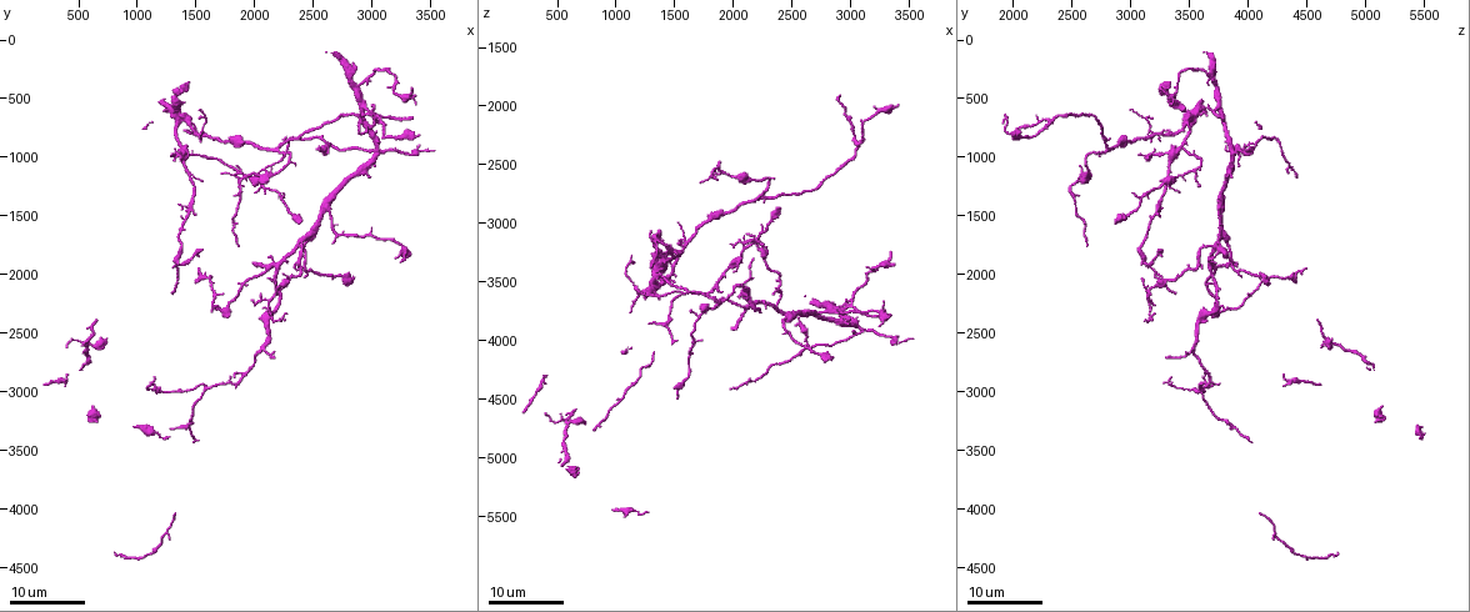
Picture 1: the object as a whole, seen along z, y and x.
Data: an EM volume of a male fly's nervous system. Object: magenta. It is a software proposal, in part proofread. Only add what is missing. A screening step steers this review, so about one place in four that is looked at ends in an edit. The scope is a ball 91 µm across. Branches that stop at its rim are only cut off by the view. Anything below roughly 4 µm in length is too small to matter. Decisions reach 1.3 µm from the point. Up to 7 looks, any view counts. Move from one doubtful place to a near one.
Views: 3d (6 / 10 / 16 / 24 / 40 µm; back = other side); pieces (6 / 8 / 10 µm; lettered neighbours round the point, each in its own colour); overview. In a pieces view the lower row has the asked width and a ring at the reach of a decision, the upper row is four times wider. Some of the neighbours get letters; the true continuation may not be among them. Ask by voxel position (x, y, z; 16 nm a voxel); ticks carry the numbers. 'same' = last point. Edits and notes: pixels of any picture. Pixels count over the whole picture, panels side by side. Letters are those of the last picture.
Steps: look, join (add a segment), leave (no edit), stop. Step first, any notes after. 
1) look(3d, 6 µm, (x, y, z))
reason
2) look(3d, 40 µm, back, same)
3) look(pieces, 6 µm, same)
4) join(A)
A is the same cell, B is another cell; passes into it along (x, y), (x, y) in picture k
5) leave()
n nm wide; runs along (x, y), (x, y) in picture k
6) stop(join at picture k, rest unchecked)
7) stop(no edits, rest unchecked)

look(3d, 24 µm, (1300, 3320, 3860))
tapers out

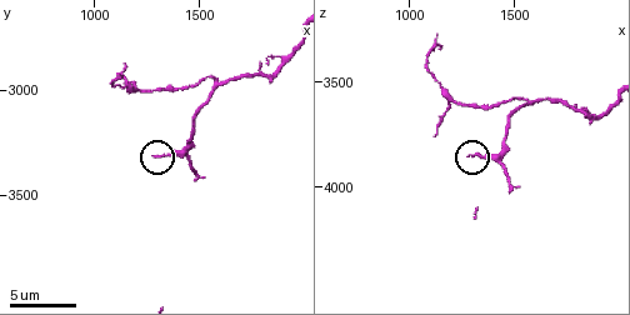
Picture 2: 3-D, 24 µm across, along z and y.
look(pieces, 6 µm, (1290, 3310, 3860))

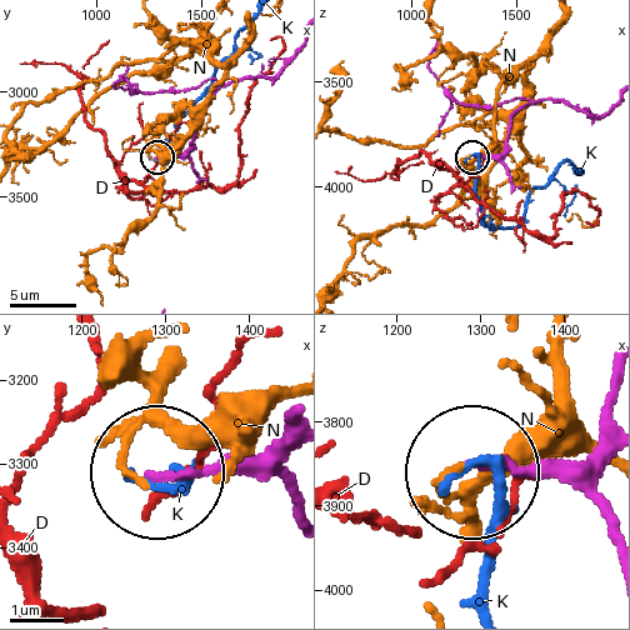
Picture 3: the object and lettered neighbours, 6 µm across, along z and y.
leave()
D, K and N are other cells; runs along (606, 431), (571, 459), (481, 473) in picture 3; no lettered segment goes on from it

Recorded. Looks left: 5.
look(3d, 16 µm, (3340, 420, 3260))
free end

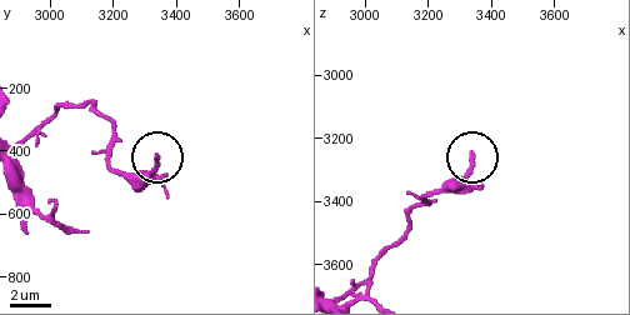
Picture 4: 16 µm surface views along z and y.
look(3d, 10 µm, (3340, 420, 3250))

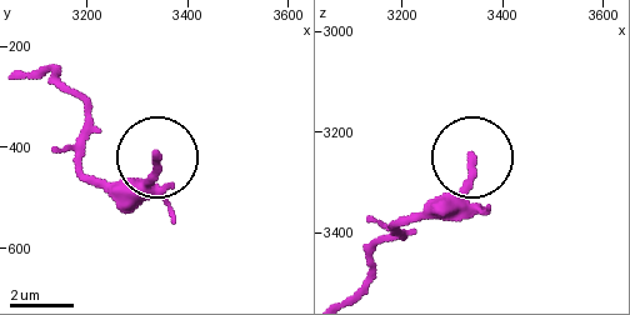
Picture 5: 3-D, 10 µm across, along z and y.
look(pieces, 10 µm, (3340, 415, 3245))

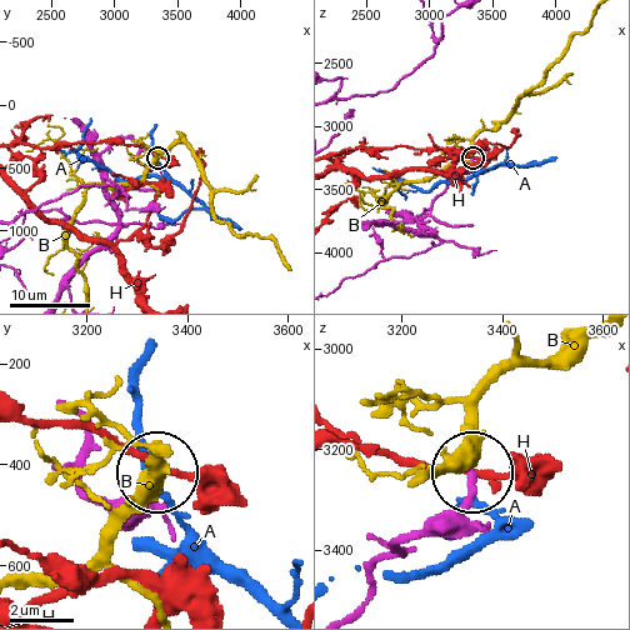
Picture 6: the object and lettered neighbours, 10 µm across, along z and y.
leave()
A, B and H are other cells; no lettered segment goes on from it

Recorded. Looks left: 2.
look(3d, 24 µm, (3380, 840, 2020))

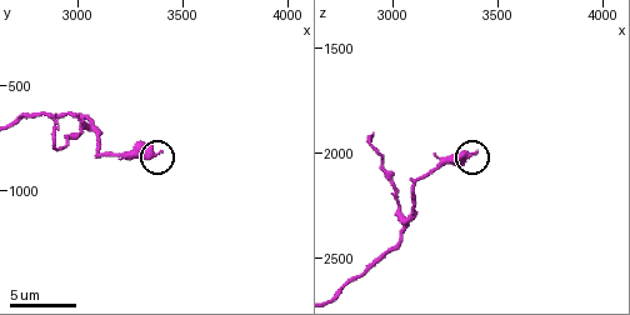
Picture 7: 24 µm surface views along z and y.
look(pieces, 6 µm, (3390, 820, 2000))
see the neighbours

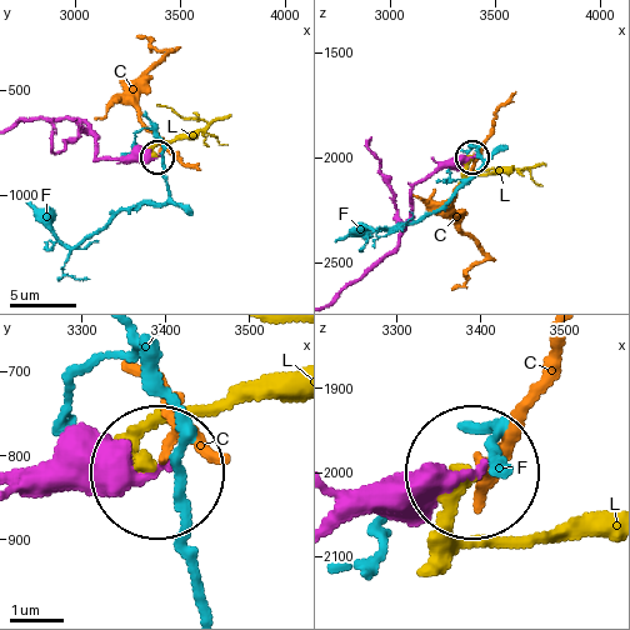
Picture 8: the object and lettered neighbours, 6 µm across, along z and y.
leave()
170 nm wide; C, F and L are other cells; no lettered segment goes on from it

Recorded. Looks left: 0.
stop(no edits, rest unchecked)

